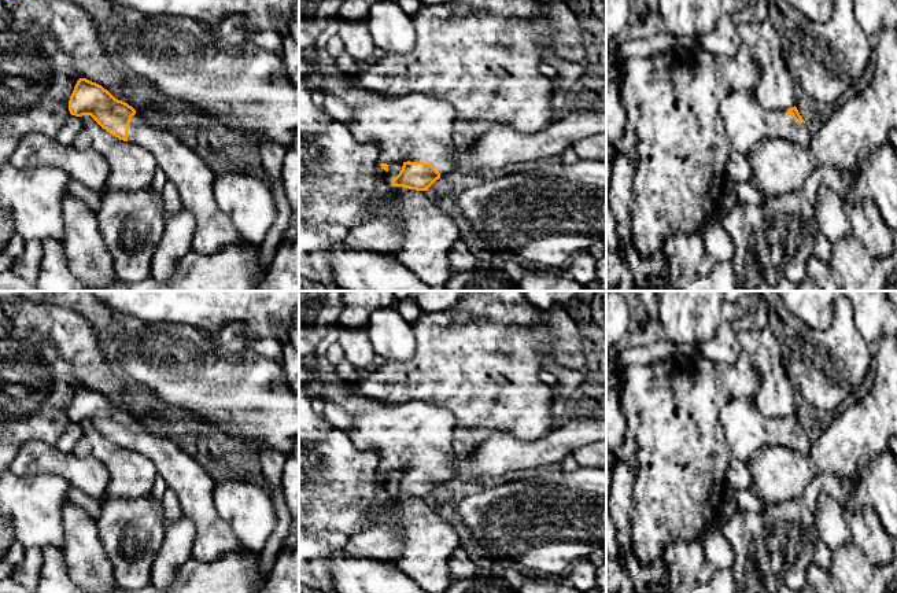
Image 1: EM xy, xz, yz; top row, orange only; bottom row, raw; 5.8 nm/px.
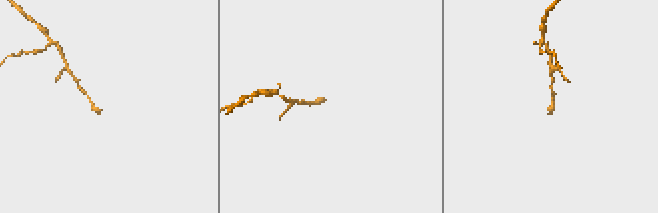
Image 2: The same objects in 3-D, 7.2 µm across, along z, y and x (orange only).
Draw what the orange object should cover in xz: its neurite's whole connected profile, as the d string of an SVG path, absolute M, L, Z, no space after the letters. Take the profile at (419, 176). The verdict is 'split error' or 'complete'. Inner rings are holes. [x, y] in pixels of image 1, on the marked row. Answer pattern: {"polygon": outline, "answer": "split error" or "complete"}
{"polygon": "M317 47L313 51L318 59L318 71L303 75L303 84L314 93L318 89L329 92L352 108L354 117L347 128L357 141L379 147L381 169L388 172L391 163L403 163L399 174L391 180L392 187L428 191L436 180L457 170L453 156L455 110L450 103L425 93L387 97L365 91L352 84L351 75L336 69L336 59L328 51Z", "answer": "split error"}

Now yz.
{"polygon": "M734 89L720 104L723 126L731 147L748 155L764 139L783 139L808 147L811 133L797 107L768 110L756 95Z", "answer": "split error"}

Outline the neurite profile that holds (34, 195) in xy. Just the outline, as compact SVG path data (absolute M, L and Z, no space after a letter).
M5 163L0 169L0 203L12 214L15 232L25 240L44 242L63 239L62 205L70 195L67 189L70 176L53 166L15 166Z

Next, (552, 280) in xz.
M547 270L528 273L518 283L520 291L588 291L583 284L569 279L565 270Z

